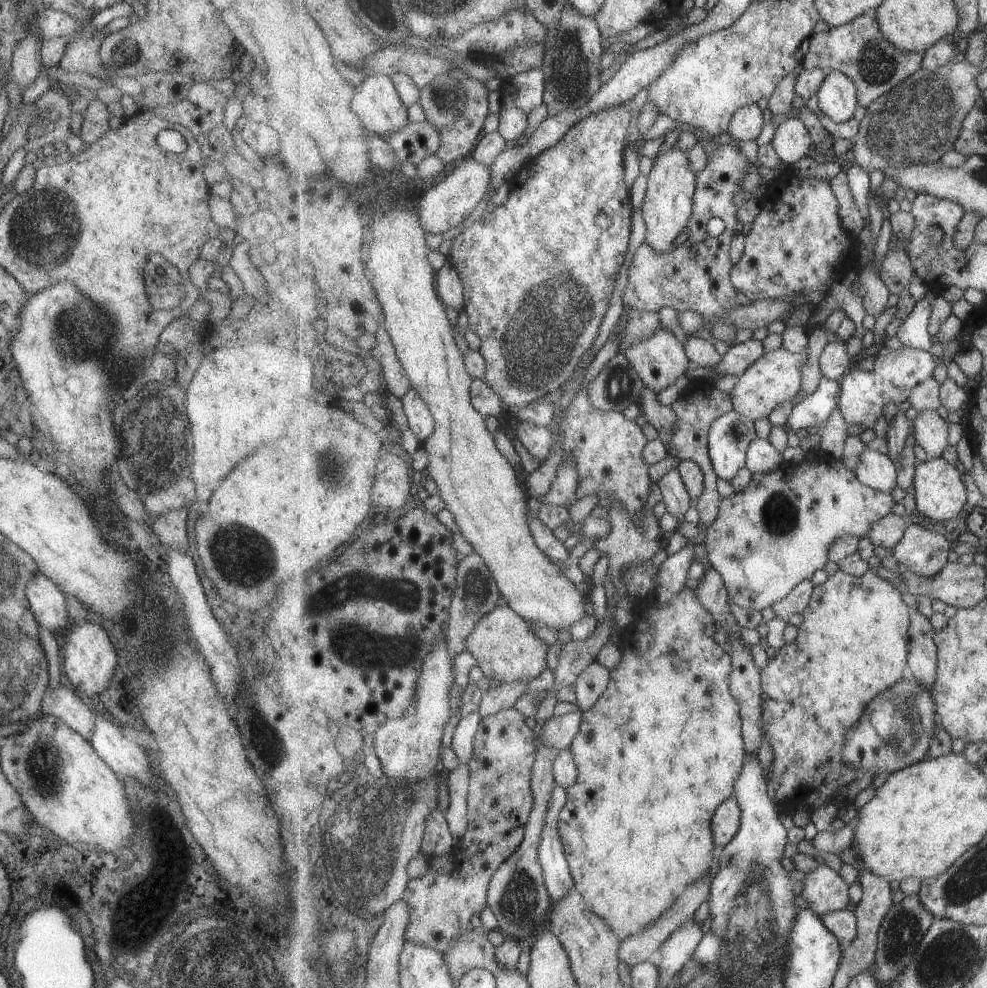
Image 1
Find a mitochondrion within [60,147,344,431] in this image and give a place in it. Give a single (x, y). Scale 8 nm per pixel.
(135, 380)

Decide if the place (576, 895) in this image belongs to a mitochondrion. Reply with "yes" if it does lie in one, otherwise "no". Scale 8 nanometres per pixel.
no

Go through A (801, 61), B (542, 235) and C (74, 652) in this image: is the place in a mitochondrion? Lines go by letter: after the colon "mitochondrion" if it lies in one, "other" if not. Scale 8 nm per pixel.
A: other
B: other
C: other

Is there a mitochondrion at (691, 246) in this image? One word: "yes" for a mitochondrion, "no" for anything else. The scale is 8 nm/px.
no

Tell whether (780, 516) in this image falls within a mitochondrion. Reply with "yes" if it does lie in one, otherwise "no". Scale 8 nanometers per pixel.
yes

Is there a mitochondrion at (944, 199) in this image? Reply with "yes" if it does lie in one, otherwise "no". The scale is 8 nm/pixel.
no

